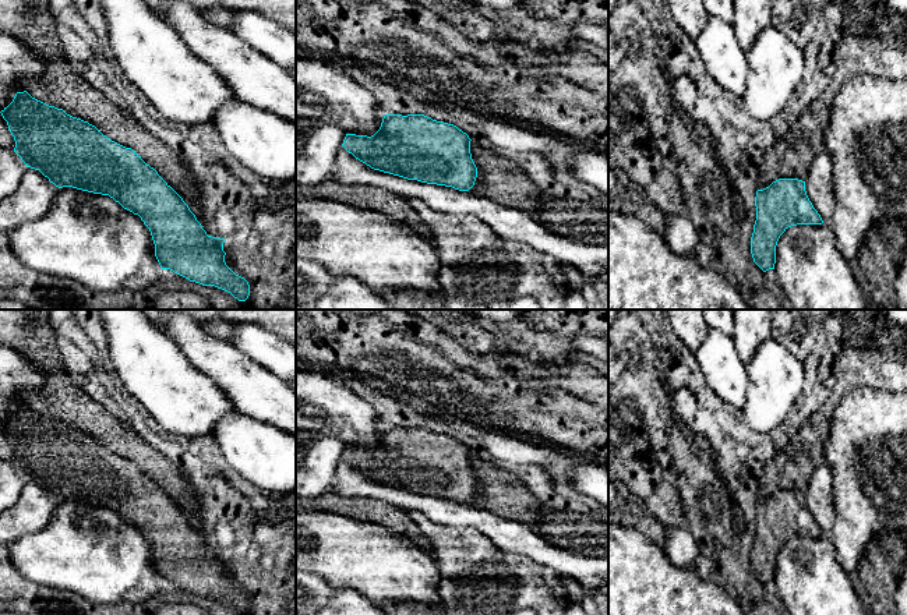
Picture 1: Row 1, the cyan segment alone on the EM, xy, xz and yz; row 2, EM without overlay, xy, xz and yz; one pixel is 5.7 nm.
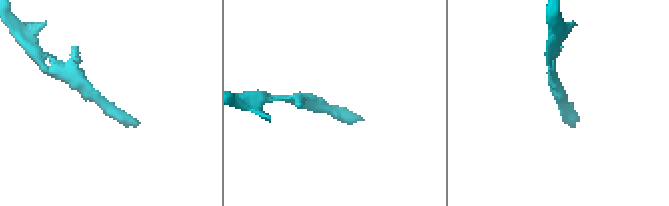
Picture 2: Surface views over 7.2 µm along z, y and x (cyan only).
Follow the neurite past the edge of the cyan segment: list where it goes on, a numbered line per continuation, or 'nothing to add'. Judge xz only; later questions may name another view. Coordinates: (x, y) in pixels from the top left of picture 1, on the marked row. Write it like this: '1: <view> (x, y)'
nothing to add

